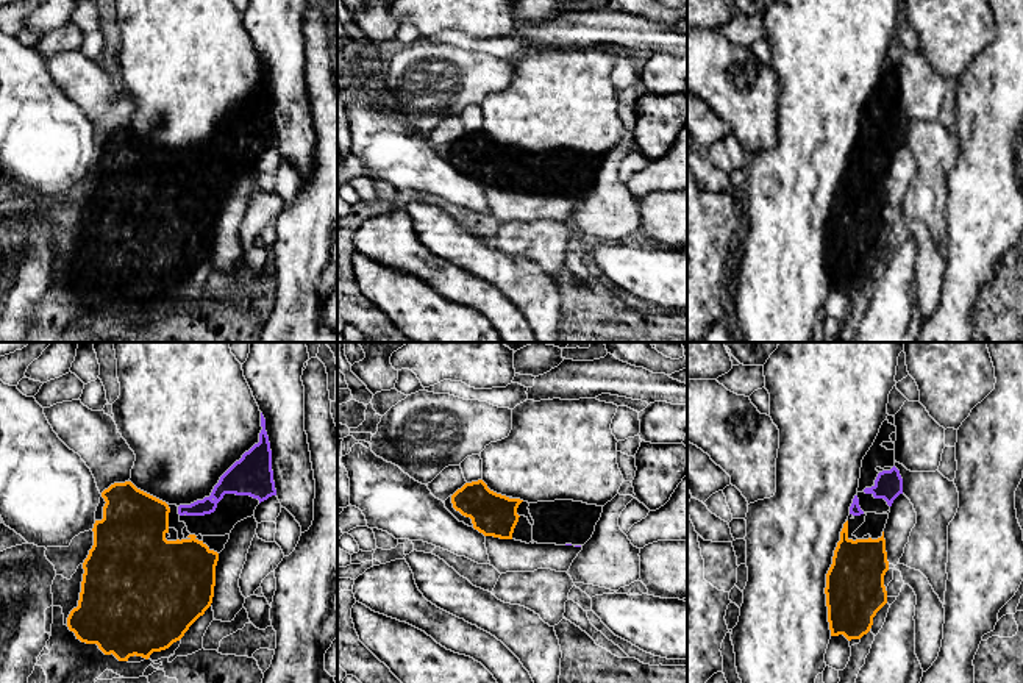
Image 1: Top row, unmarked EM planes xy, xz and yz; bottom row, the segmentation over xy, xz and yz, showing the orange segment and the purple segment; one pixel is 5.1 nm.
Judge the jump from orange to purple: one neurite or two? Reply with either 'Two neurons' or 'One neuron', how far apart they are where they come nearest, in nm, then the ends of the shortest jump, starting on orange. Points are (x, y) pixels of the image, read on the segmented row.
One neuron. Distance 40 nm. Across: yz (847, 521), (850, 513)

